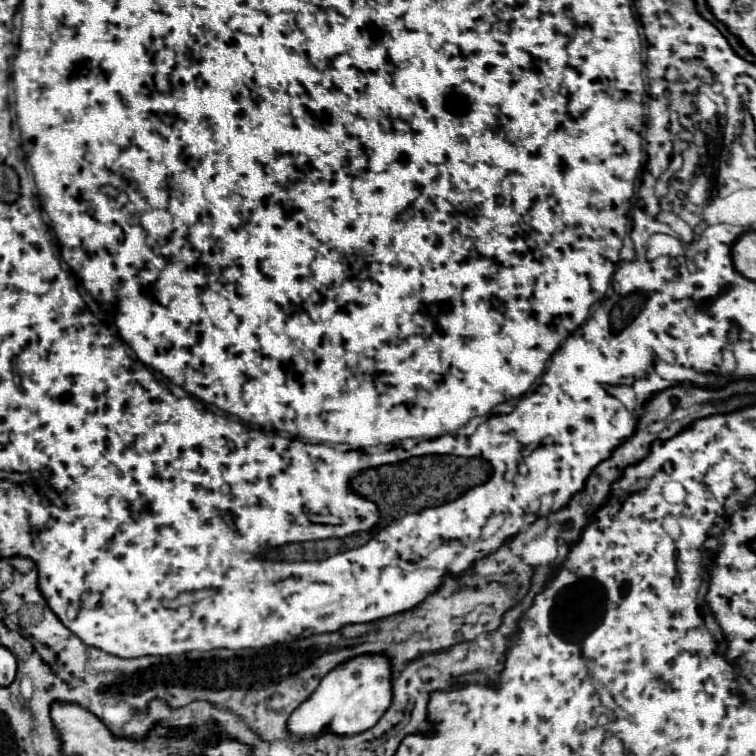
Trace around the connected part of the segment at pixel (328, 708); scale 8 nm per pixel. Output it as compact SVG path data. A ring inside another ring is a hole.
M359 655L359 659L351 659L347 667L335 667L335 671L331 671L331 675L325 675L321 679L315 693L287 721L291 735L297 739L307 739L307 737L319 735L325 729L331 729L337 735L355 735L355 733L371 729L393 701L393 679L391 677L393 677L393 671L391 671L391 663L387 663L387 655Z

